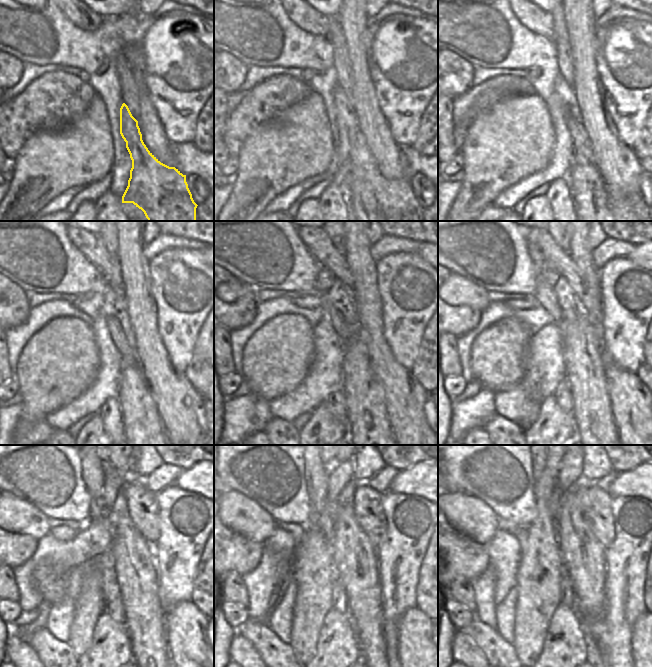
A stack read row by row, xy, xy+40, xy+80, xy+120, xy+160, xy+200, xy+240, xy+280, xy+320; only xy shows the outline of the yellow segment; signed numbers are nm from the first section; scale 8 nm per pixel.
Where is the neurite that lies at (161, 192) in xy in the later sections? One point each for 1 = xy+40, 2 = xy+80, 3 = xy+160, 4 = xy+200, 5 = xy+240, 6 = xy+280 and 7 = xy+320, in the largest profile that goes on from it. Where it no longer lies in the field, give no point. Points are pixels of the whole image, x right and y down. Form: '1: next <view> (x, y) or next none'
1: next xy+40 (395, 197)
2: next xy+80 (583, 153)
3: next xy+160 (338, 302)
4: next xy+200 (561, 302)
5: next xy+240 (93, 473)
6: next xy+280 (316, 475)
7: next xy+320 (538, 465)

